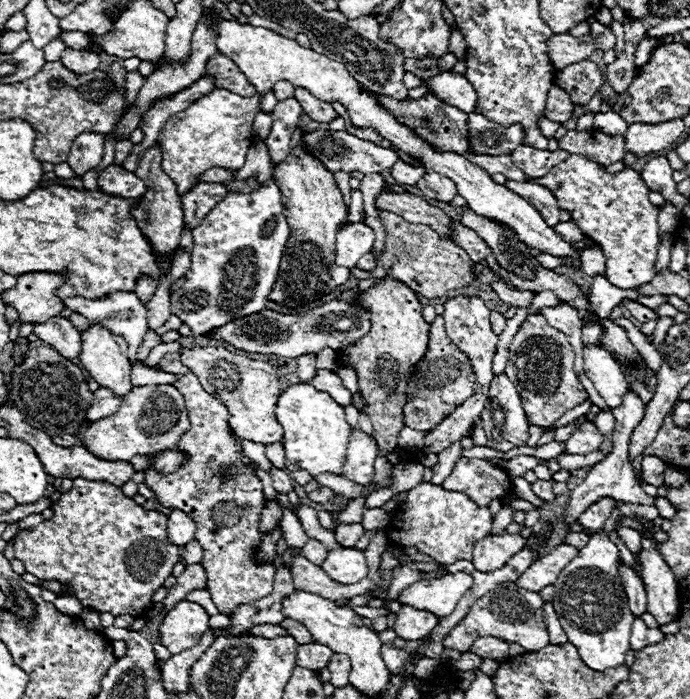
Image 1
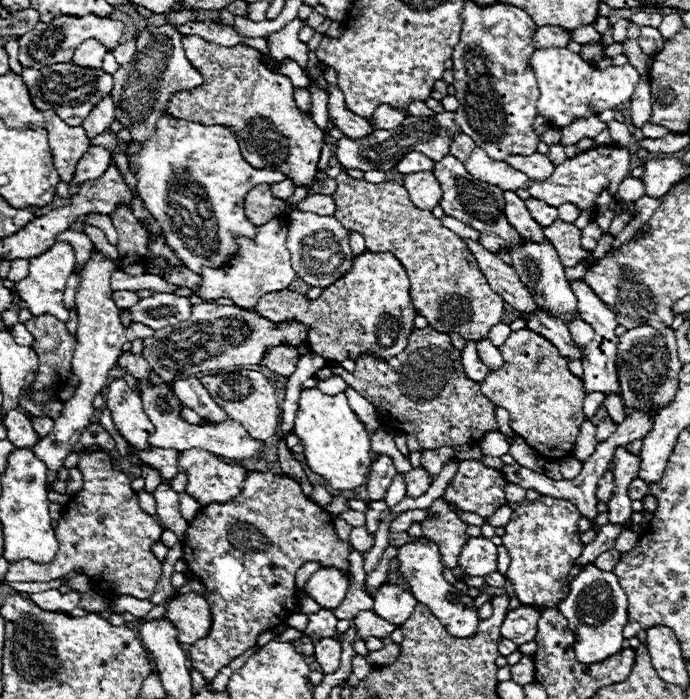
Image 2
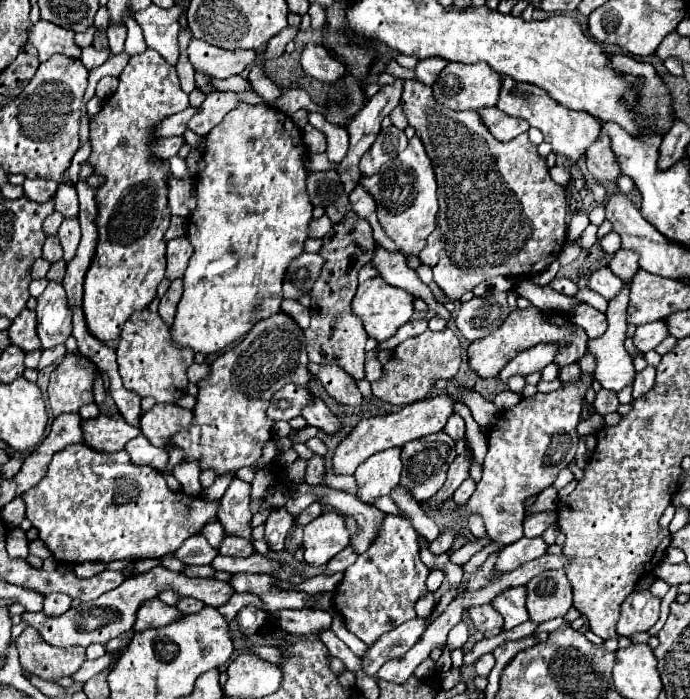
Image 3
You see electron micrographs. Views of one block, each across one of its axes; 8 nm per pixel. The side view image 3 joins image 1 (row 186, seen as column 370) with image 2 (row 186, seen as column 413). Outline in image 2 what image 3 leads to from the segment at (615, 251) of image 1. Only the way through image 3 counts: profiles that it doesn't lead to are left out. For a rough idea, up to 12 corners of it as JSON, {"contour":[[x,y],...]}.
{"contour":[[596,146],[566,158],[528,192],[554,208],[596,214],[596,198],[616,196],[630,152]]}

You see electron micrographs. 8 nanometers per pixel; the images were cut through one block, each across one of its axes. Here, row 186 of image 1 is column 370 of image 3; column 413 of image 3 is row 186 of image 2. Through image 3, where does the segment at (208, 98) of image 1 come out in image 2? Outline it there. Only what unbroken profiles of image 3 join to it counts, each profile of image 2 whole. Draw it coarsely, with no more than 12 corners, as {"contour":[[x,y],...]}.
{"contour":[[166,114],[128,160],[196,274],[254,236],[252,168],[228,126]]}

